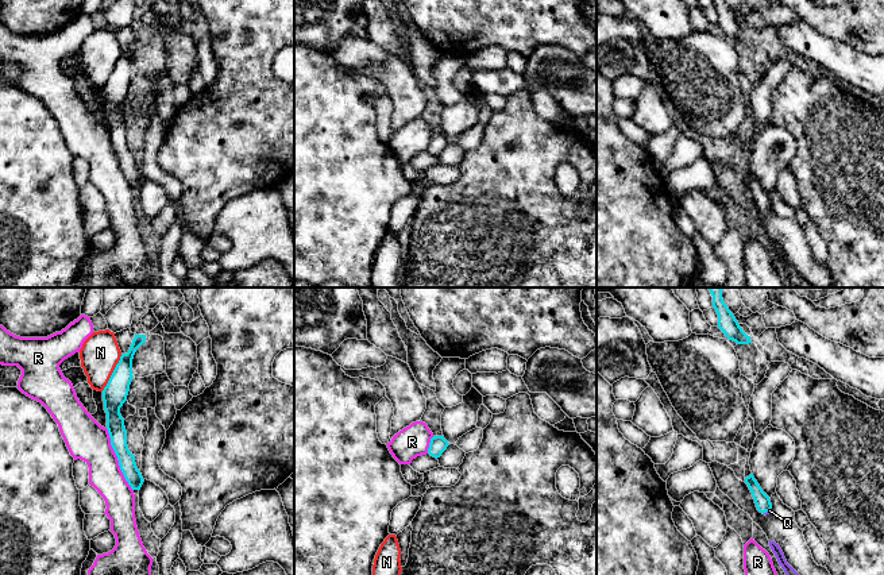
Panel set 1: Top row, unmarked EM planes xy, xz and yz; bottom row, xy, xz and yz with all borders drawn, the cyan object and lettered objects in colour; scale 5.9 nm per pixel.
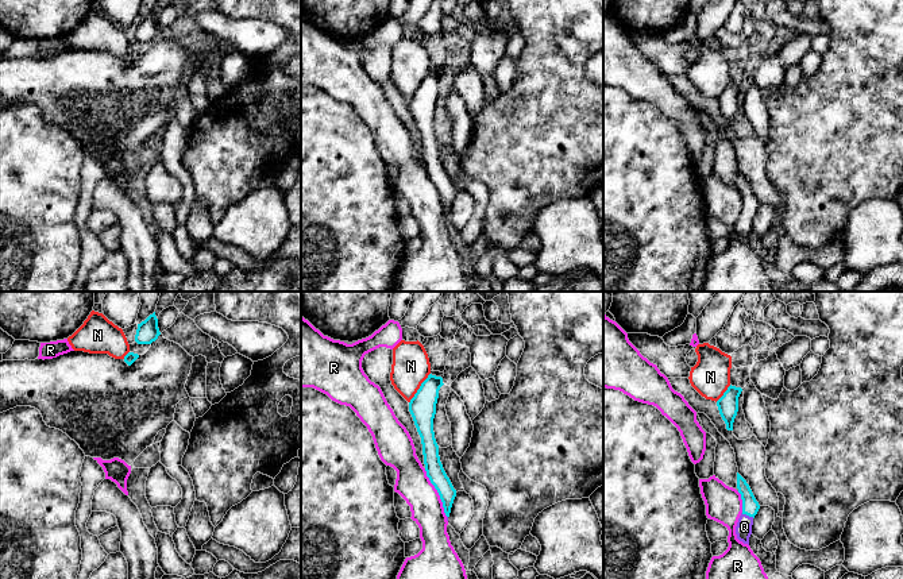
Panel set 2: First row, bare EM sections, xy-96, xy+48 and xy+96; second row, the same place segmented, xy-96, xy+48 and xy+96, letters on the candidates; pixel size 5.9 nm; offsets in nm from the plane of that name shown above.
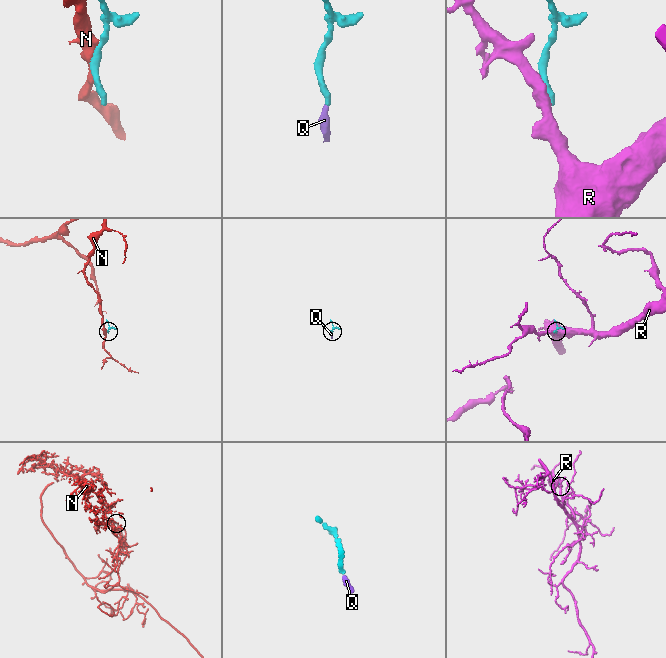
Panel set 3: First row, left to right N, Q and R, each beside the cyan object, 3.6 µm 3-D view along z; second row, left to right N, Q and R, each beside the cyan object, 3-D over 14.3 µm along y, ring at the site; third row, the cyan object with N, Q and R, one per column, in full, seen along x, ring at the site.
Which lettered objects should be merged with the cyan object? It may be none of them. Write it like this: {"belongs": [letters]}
{"belongs": ["Q"]}

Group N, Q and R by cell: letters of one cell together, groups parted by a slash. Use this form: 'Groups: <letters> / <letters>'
Groups: N / Q / R

